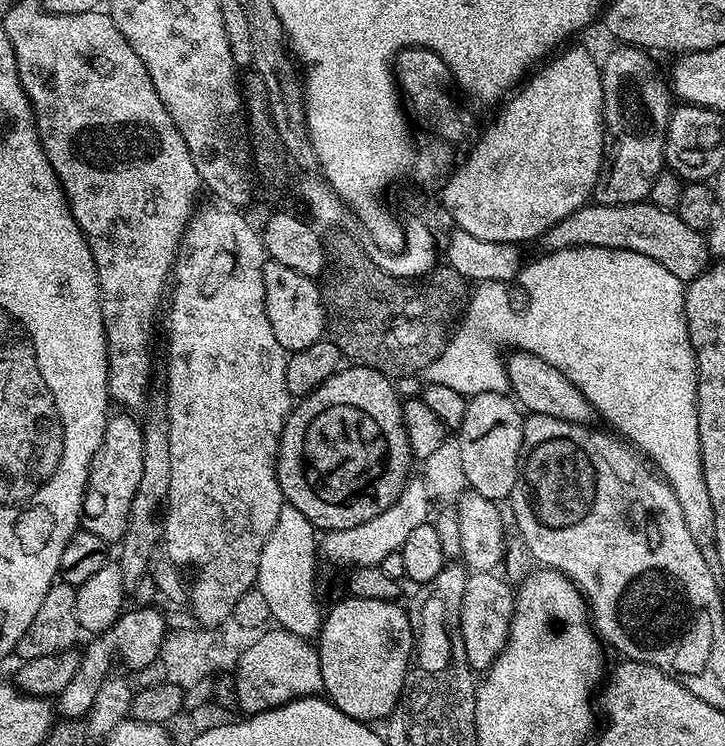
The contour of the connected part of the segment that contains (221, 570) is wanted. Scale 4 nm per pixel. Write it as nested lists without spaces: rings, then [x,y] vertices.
[[[215,206],[216,208],[201,207],[199,211],[193,215],[192,220],[188,223],[188,229],[184,231],[184,241],[180,244],[180,252],[176,256],[176,266],[174,269],[174,283],[170,288],[170,304],[172,300],[172,309],[168,312],[168,388],[166,387],[166,395],[168,397],[168,421],[170,422],[170,494],[168,495],[168,506],[164,510],[164,534],[162,537],[162,552],[165,552],[167,559],[172,561],[177,566],[183,564],[193,564],[196,567],[197,580],[190,584],[190,611],[192,619],[200,626],[217,626],[223,620],[227,620],[236,611],[236,603],[247,594],[255,585],[256,575],[258,574],[258,558],[262,558],[262,546],[266,546],[266,538],[270,538],[270,530],[274,530],[274,526],[278,526],[278,514],[282,514],[282,510],[286,506],[286,501],[282,490],[278,486],[278,478],[276,477],[276,455],[278,454],[278,446],[280,445],[280,435],[284,429],[284,421],[287,420],[289,412],[294,407],[294,397],[286,390],[286,366],[288,365],[289,353],[285,352],[283,346],[278,342],[278,338],[274,338],[274,330],[270,330],[270,318],[266,314],[266,306],[264,305],[264,266],[266,263],[266,253],[264,251],[264,242],[261,233],[244,217],[239,211],[233,210],[227,206]]]

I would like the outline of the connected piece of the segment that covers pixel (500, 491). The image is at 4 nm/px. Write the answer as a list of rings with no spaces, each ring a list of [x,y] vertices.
[[[503,392],[478,394],[468,400],[466,414],[462,418],[454,439],[462,456],[462,469],[465,482],[471,491],[482,494],[487,500],[503,501],[502,498],[511,497],[512,487],[518,474],[520,465],[520,447],[522,446],[522,430],[524,429],[525,413],[511,395]]]

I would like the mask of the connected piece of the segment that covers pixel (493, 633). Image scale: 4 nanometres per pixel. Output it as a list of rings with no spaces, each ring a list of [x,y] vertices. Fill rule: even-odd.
[[[495,571],[472,572],[462,595],[460,632],[468,664],[473,670],[486,670],[498,658],[508,640],[514,611],[514,588]]]

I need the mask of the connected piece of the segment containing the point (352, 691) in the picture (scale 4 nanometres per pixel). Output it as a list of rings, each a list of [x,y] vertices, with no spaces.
[[[343,598],[323,617],[318,637],[323,695],[355,720],[387,721],[413,659],[414,641],[408,613],[396,600]]]

